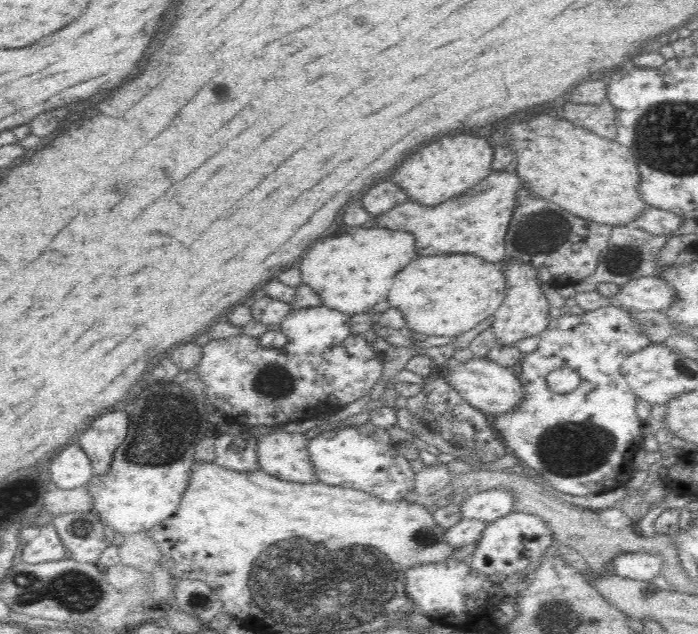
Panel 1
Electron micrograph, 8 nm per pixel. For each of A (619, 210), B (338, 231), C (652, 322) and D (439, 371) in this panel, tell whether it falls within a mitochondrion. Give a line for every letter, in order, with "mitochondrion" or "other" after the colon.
A: other
B: other
C: mitochondrion
D: other

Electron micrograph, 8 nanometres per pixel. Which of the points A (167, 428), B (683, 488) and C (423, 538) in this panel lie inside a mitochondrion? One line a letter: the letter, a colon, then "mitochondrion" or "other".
A: mitochondrion
B: other
C: mitochondrion

